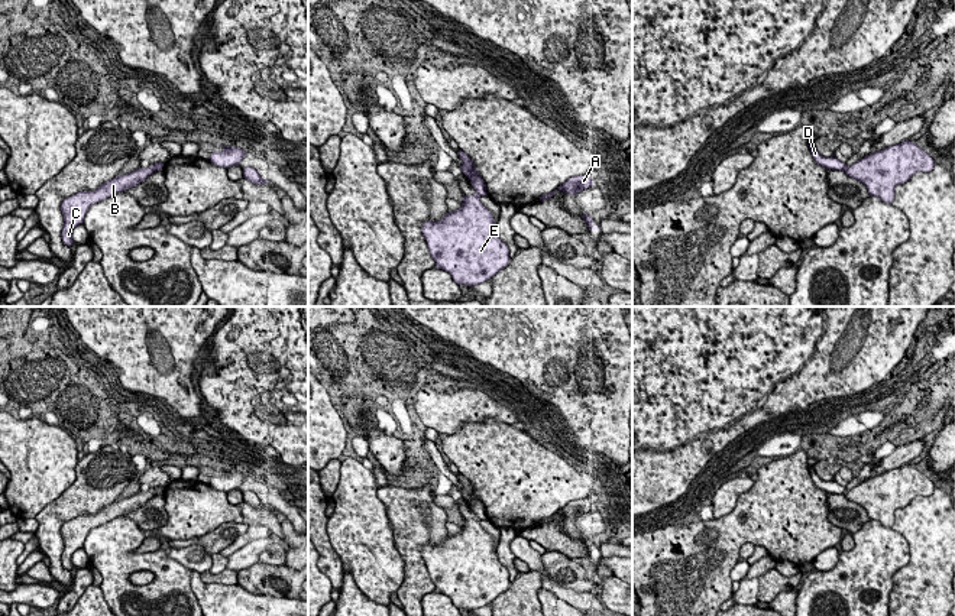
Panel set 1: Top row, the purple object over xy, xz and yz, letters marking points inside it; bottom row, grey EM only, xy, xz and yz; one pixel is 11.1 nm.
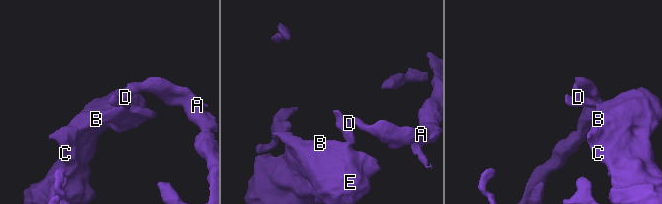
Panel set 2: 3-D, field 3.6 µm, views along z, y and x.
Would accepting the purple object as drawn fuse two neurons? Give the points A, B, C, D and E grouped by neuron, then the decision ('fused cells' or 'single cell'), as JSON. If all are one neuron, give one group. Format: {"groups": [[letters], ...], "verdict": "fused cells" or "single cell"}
{"groups": [["A", "D"], ["B", "C", "E"]], "verdict": "fused cells"}

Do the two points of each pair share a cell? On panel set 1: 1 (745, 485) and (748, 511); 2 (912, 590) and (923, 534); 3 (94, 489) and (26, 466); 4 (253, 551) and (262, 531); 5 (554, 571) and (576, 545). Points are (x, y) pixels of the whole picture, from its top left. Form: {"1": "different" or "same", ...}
{"1": "different", "2": "same", "3": "different", "4": "different", "5": "different"}

